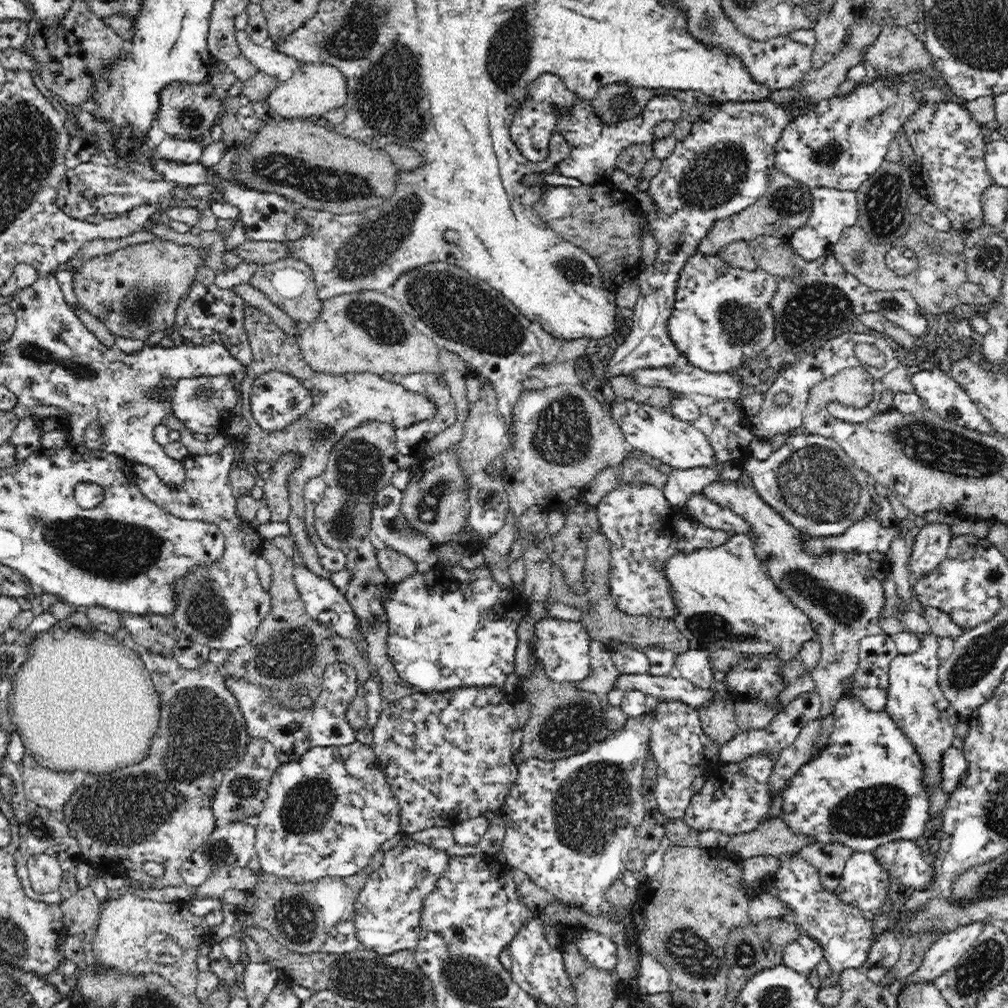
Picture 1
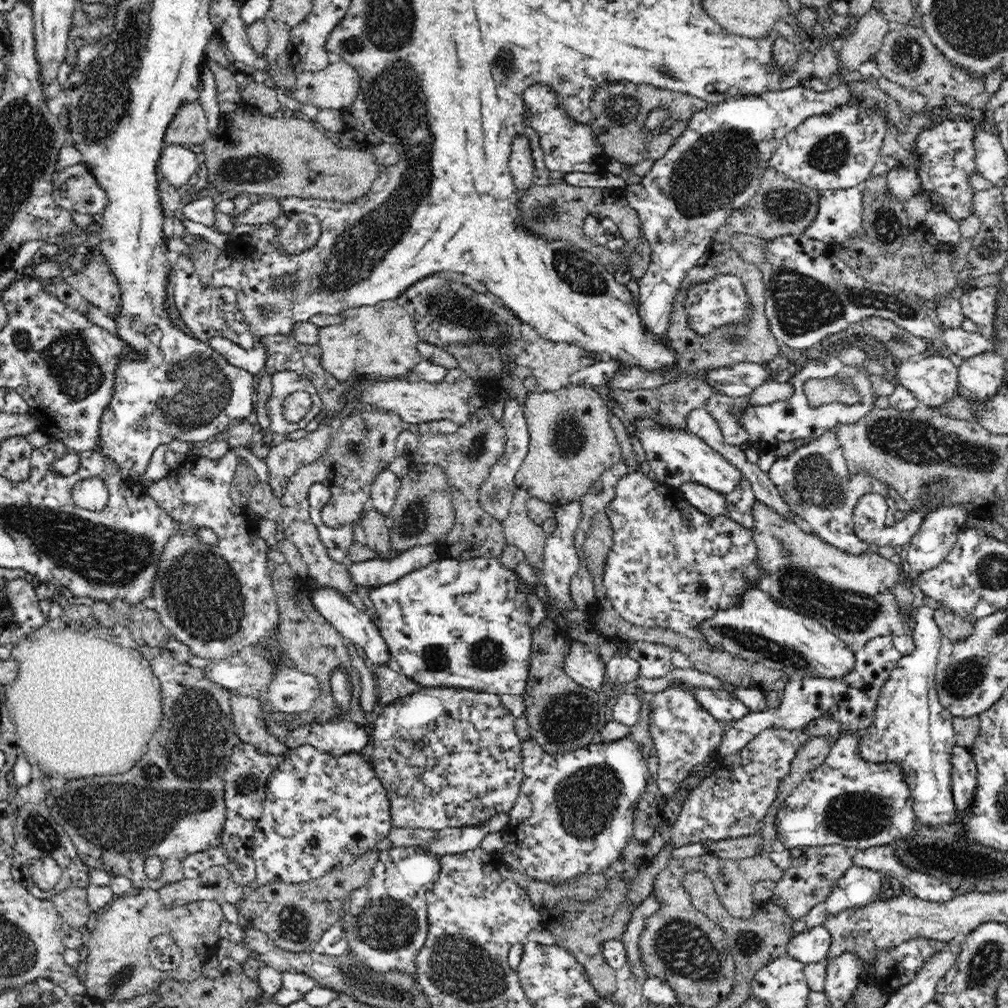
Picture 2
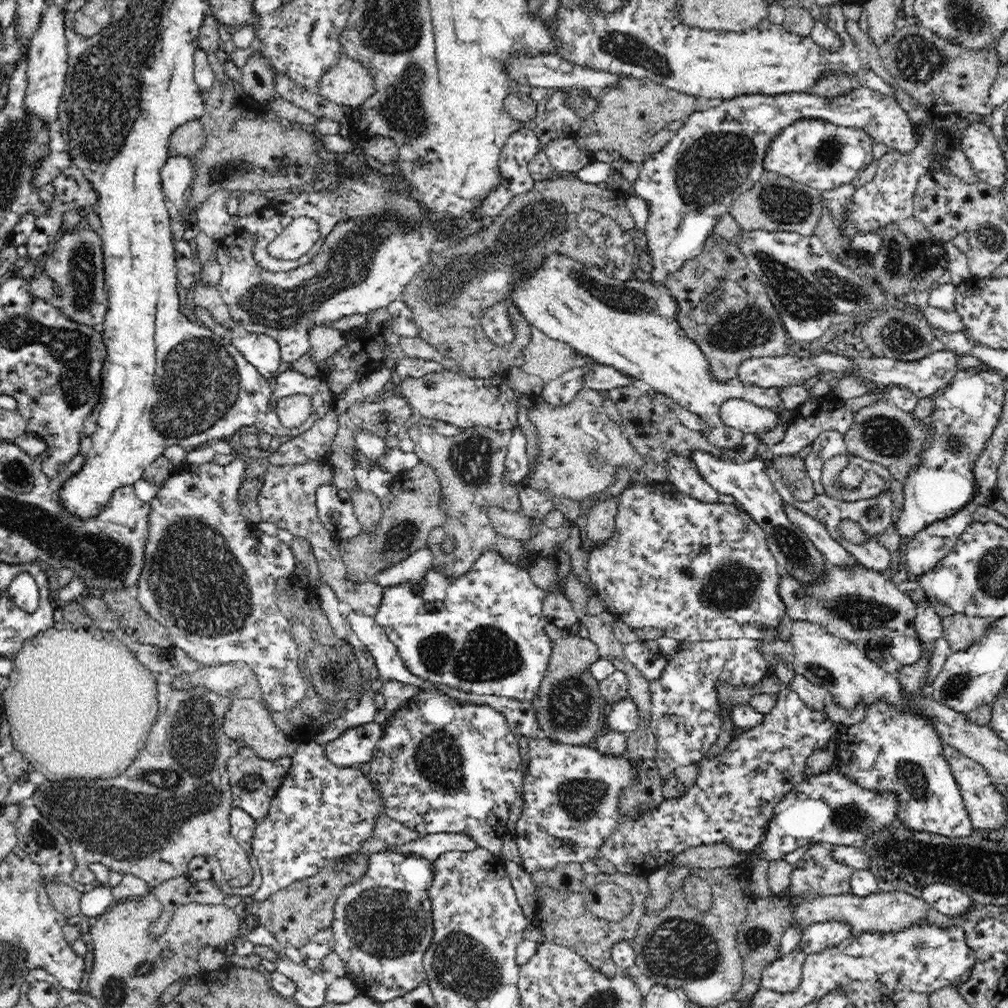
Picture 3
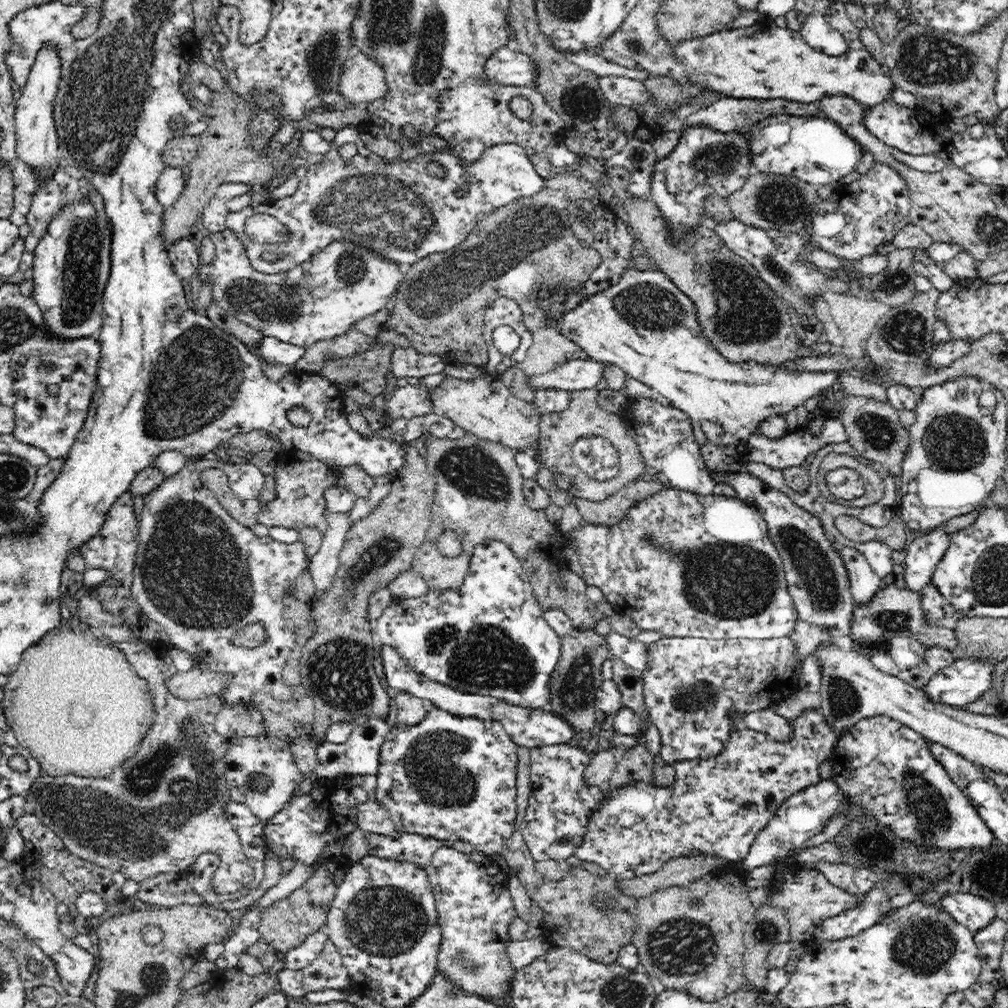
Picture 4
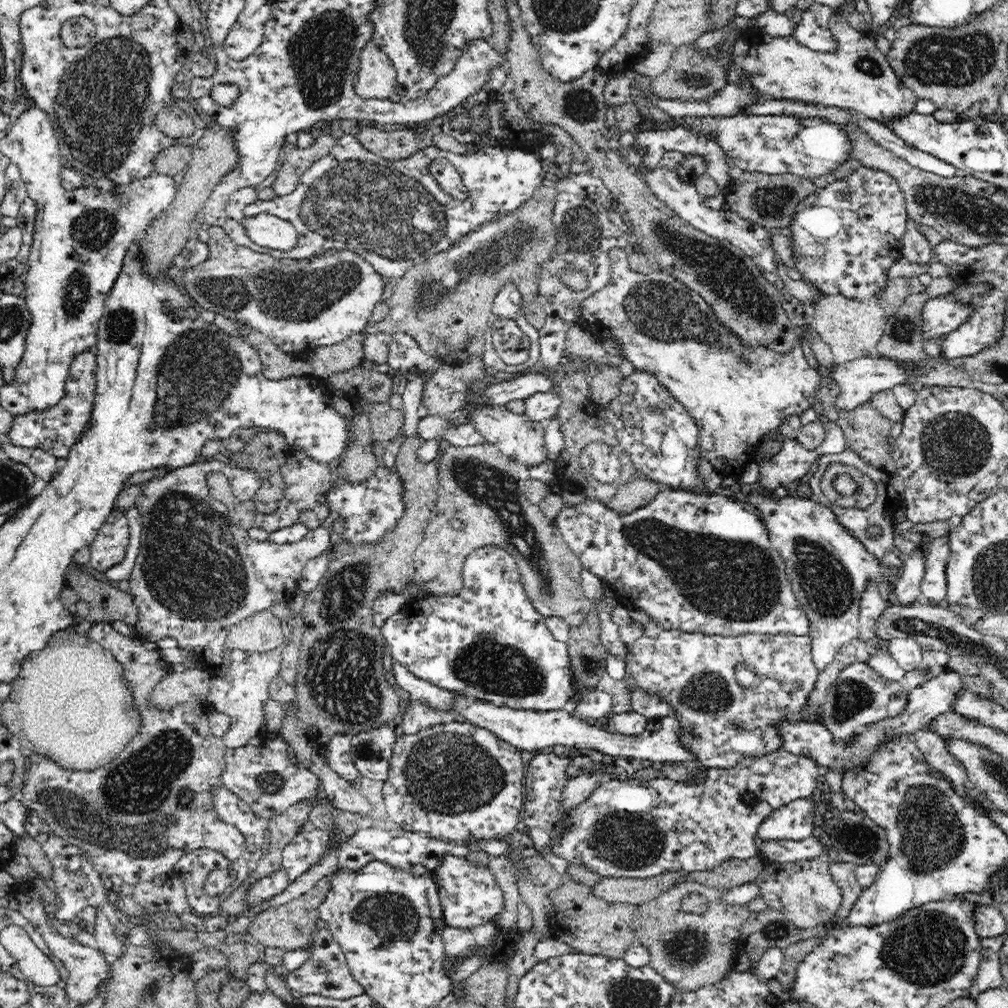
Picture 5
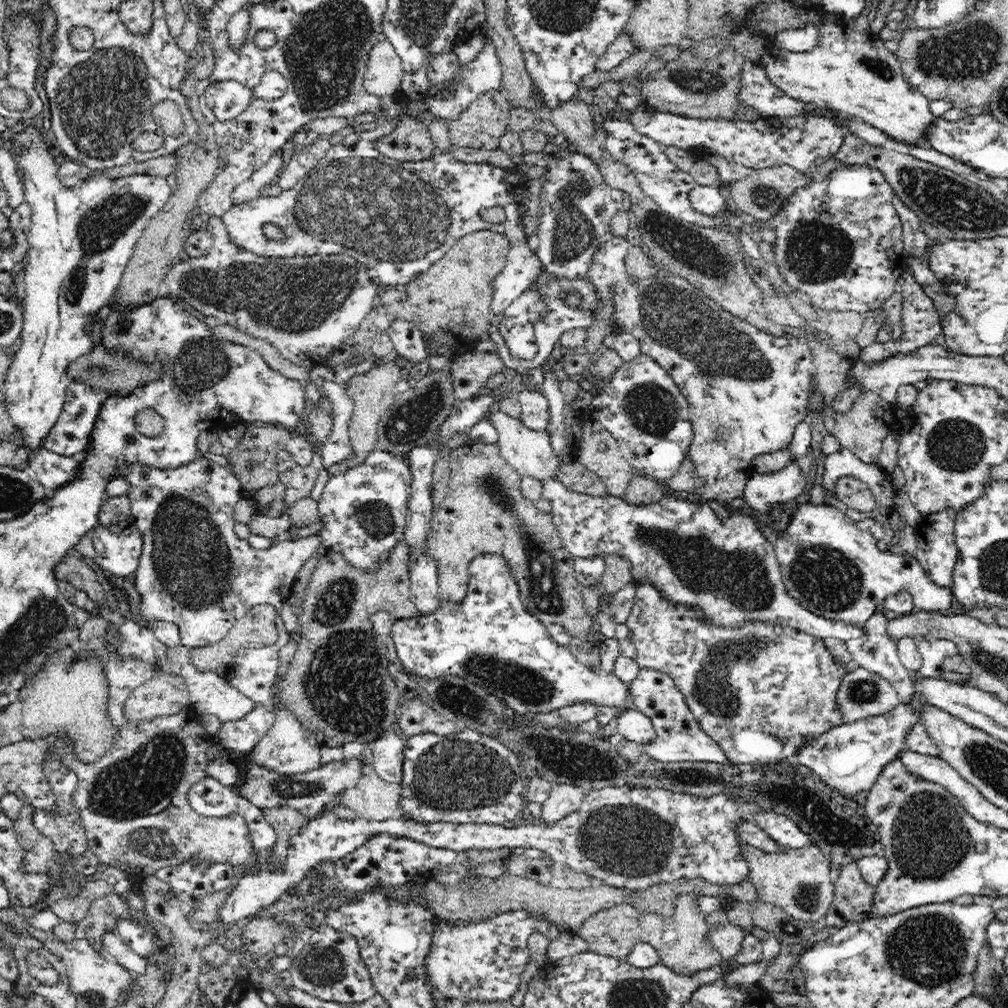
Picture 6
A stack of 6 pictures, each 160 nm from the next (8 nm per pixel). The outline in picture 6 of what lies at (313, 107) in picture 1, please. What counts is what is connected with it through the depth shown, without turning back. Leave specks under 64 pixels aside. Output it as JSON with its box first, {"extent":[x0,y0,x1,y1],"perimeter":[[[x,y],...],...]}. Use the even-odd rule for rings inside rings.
{"extent":[363,38,403,97],"perimeter":[[[382,38],[370,51],[363,77],[364,88],[376,97],[399,94],[403,73],[395,46]]]}

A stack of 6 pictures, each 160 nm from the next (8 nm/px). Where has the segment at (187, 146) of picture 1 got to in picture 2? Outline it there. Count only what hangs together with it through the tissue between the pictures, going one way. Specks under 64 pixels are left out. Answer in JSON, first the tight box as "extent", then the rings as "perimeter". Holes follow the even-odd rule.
{"extent":[157,145,198,190],"perimeter":[[[167,145],[162,151],[157,170],[160,170],[168,184],[172,184],[177,190],[182,189],[190,184],[198,169],[196,151],[192,148]]]}

